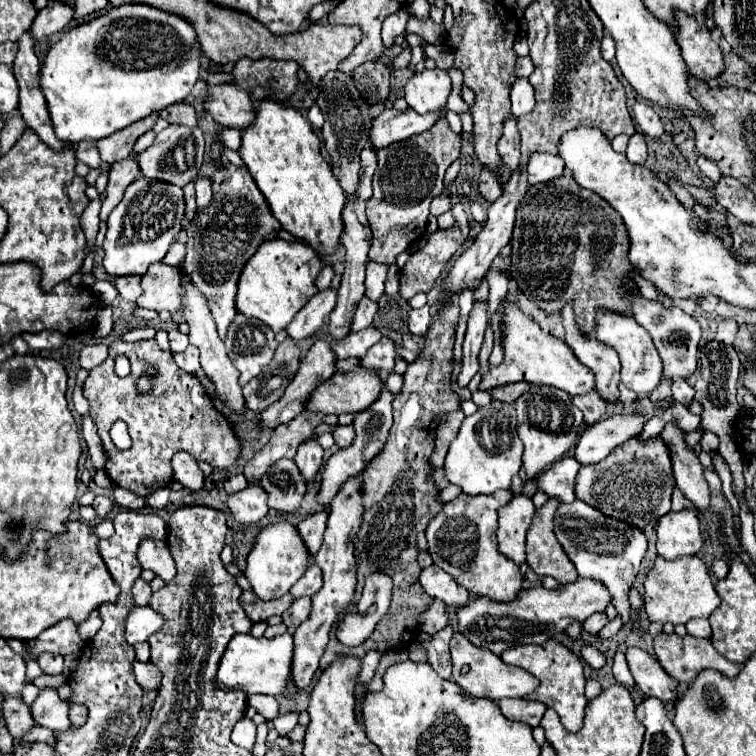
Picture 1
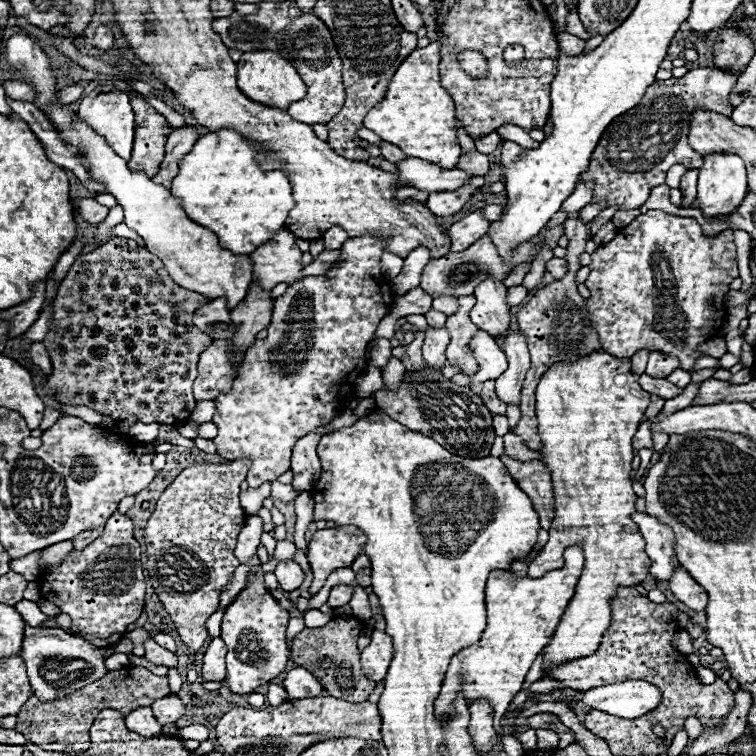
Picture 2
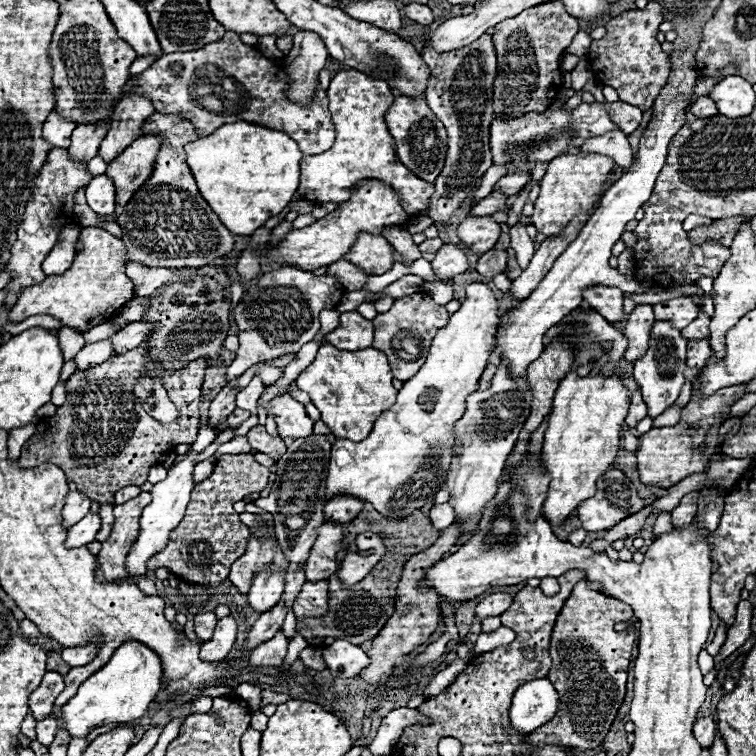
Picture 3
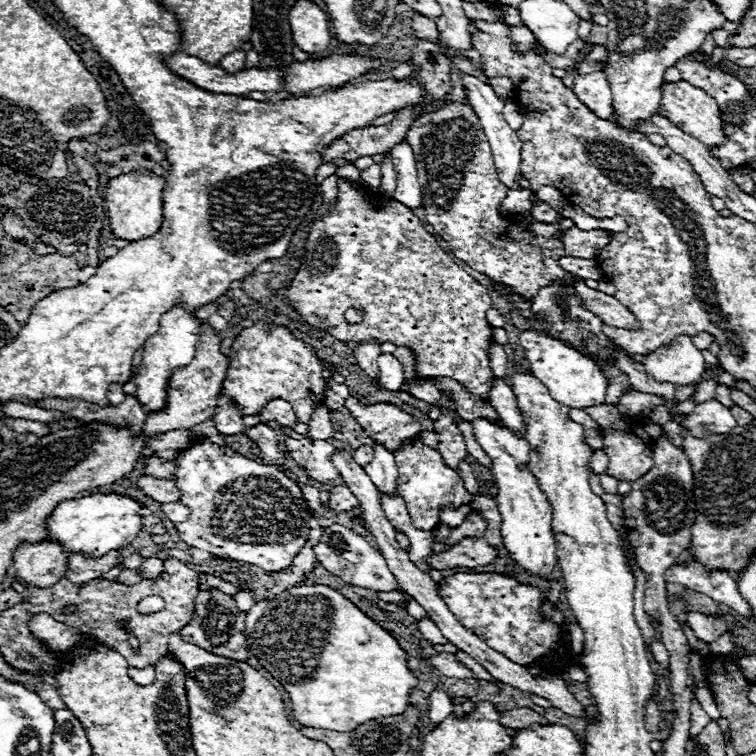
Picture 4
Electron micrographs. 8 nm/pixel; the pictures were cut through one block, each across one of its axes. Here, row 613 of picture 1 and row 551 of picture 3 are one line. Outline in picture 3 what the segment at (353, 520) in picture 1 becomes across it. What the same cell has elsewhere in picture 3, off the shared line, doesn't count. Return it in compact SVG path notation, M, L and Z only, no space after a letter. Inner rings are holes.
M336 522L322 524L306 562L306 580L326 580L332 576L338 568L336 554L344 548L348 548L348 540L344 538L342 526Z

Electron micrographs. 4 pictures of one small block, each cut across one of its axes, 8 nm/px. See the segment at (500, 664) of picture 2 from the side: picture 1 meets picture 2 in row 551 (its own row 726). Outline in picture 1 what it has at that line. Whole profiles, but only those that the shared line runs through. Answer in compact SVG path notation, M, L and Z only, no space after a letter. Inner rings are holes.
M546 640L542 646L540 644L524 644L524 646L508 648L500 658L506 664L526 668L528 672L532 672L540 680L540 686L526 698L540 700L548 708L554 708L566 730L578 732L582 728L584 710L588 706L588 700L584 696L586 678L584 678L584 664L582 664L580 656L576 656L568 646L560 644L558 640Z

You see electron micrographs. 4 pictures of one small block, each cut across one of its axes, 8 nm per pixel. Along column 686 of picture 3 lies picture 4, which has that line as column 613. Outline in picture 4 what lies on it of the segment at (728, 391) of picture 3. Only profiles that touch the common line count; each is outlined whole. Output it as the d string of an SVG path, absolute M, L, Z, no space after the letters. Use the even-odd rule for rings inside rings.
M600 404L600 408L584 408L586 414L590 414L602 428L602 436L604 436L604 448L608 454L608 468L606 474L614 476L616 480L628 480L634 482L638 478L642 478L654 464L652 460L652 436L648 432L644 432L644 426L634 426L636 420L626 420L616 404Z

